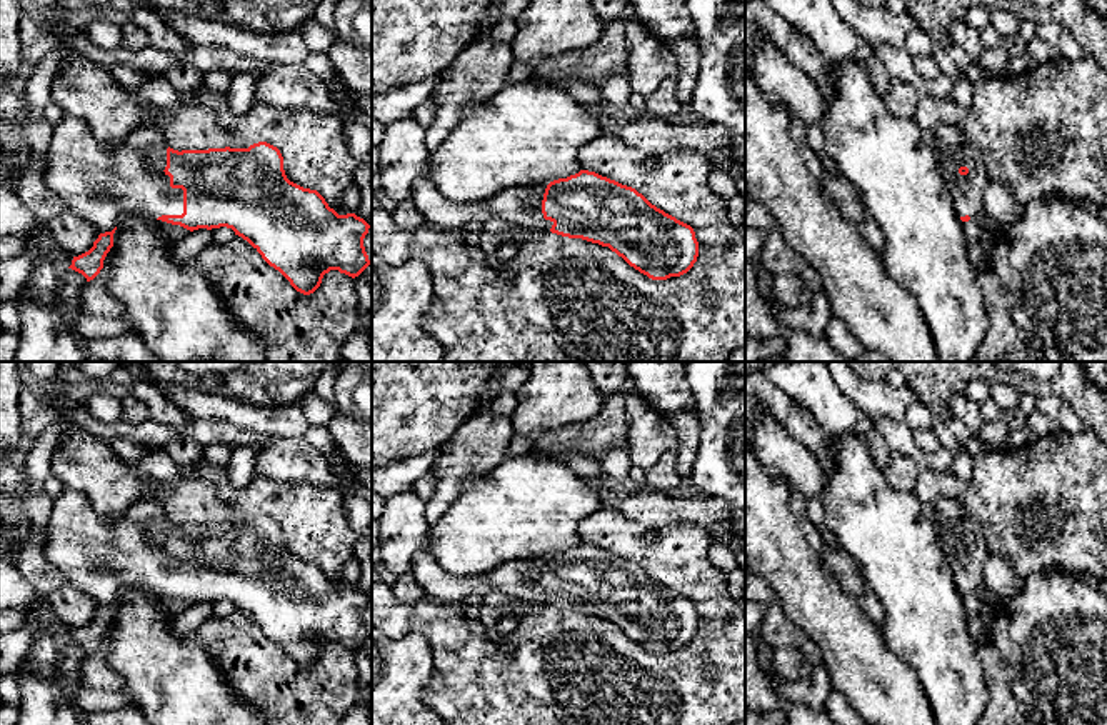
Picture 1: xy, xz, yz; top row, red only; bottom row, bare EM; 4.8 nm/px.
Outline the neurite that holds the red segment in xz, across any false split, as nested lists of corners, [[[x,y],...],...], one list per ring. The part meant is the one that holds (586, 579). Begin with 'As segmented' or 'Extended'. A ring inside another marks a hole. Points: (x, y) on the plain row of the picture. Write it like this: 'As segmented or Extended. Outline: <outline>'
Extended. Outline: [[[580,543],[547,558],[515,560],[472,578],[447,573],[428,550],[410,568],[427,598],[462,607],[470,595],[503,593],[609,620],[652,653],[687,647],[699,630],[690,598],[652,578],[635,562]]]

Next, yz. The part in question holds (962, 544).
Extended. Outline: [[[955,518],[935,523],[935,532],[962,595],[975,593],[984,583],[987,540],[979,523]]]

